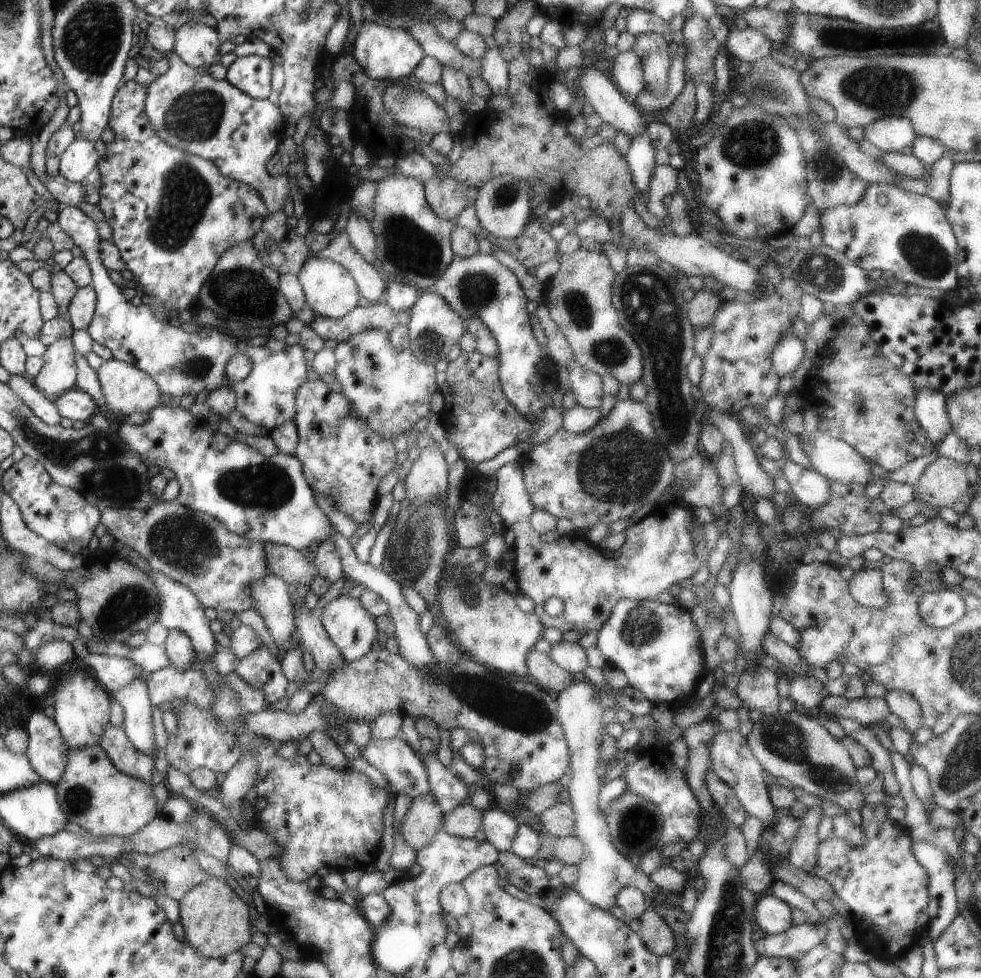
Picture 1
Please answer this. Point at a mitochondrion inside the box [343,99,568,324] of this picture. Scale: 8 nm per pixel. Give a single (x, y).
(409, 246)

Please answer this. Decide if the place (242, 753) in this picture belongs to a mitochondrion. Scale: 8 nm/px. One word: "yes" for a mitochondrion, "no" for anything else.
no

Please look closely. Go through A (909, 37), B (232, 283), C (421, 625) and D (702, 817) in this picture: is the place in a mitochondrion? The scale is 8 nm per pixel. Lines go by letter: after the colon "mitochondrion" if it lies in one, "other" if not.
A: other
B: mitochondrion
C: other
D: other

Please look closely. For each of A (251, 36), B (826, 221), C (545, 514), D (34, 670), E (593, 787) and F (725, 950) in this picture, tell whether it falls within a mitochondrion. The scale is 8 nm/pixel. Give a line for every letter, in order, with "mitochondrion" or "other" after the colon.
A: other
B: other
C: other
D: other
E: other
F: mitochondrion

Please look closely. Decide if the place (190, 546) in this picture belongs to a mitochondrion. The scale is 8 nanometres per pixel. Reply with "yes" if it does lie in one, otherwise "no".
yes

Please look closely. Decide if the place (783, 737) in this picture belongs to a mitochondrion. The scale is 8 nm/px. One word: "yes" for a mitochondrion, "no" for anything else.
yes

